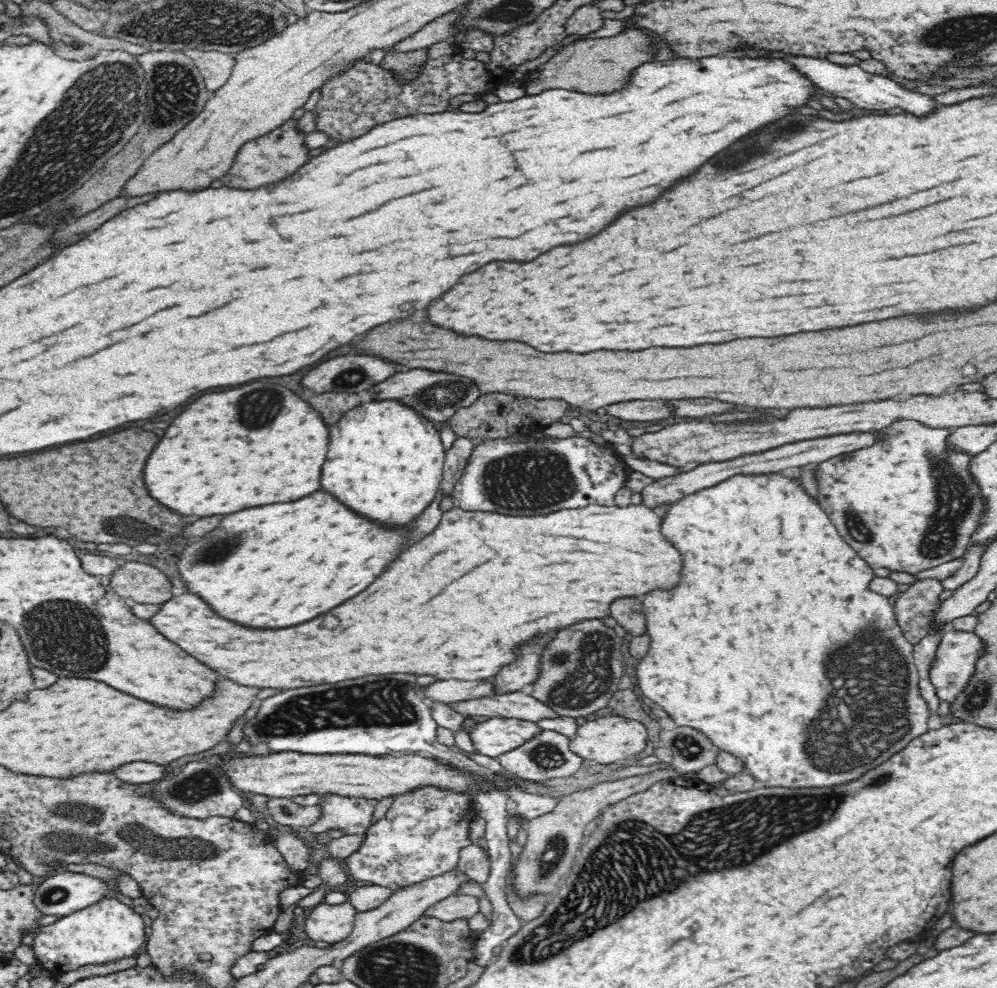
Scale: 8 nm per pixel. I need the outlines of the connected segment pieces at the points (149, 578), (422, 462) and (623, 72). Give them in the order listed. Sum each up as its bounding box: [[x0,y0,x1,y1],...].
[[110,561,173,605],[322,400,445,526],[523,28,656,94]]

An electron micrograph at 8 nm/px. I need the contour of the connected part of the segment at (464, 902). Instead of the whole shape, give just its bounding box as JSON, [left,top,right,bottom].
[424,895,478,922]

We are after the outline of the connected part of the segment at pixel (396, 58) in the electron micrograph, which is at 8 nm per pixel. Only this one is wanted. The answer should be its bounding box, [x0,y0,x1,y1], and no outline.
[378,47,428,82]

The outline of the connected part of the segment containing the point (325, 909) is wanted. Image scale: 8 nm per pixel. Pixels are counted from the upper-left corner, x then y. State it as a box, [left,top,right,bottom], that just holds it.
[305,900,356,944]

